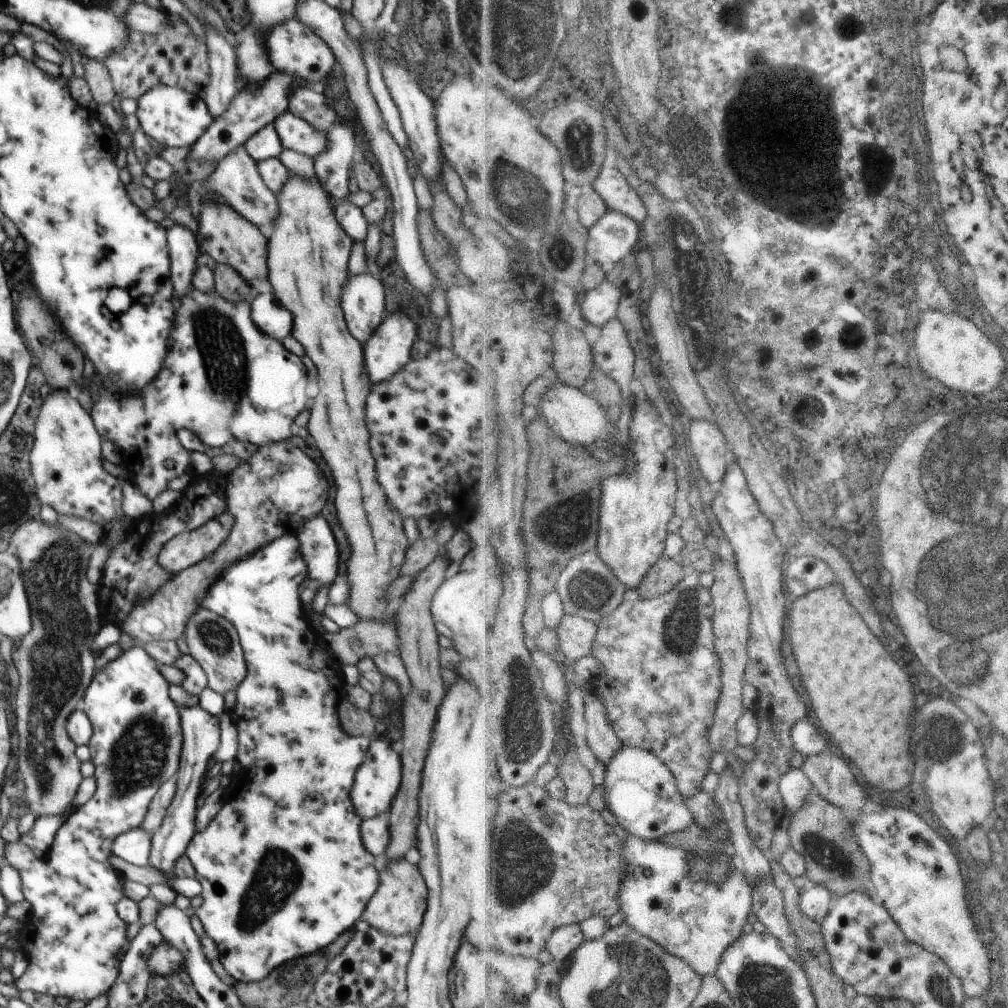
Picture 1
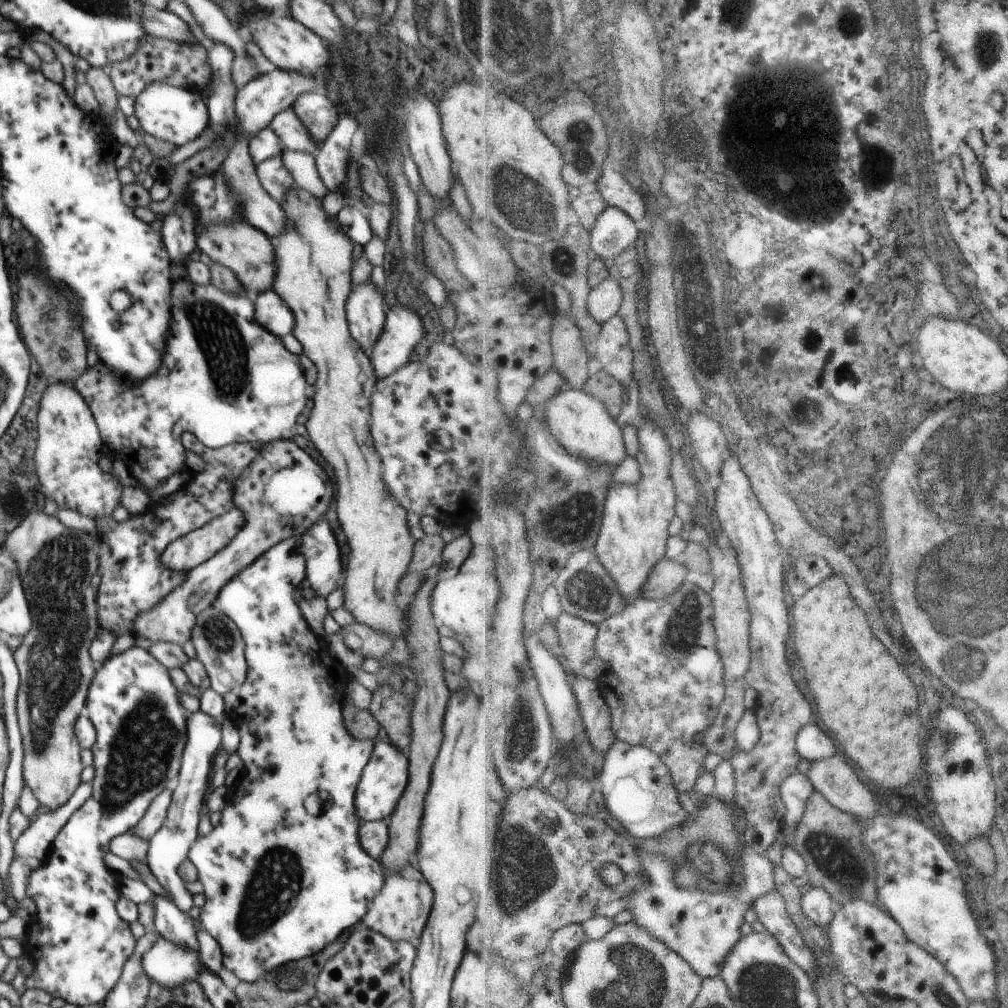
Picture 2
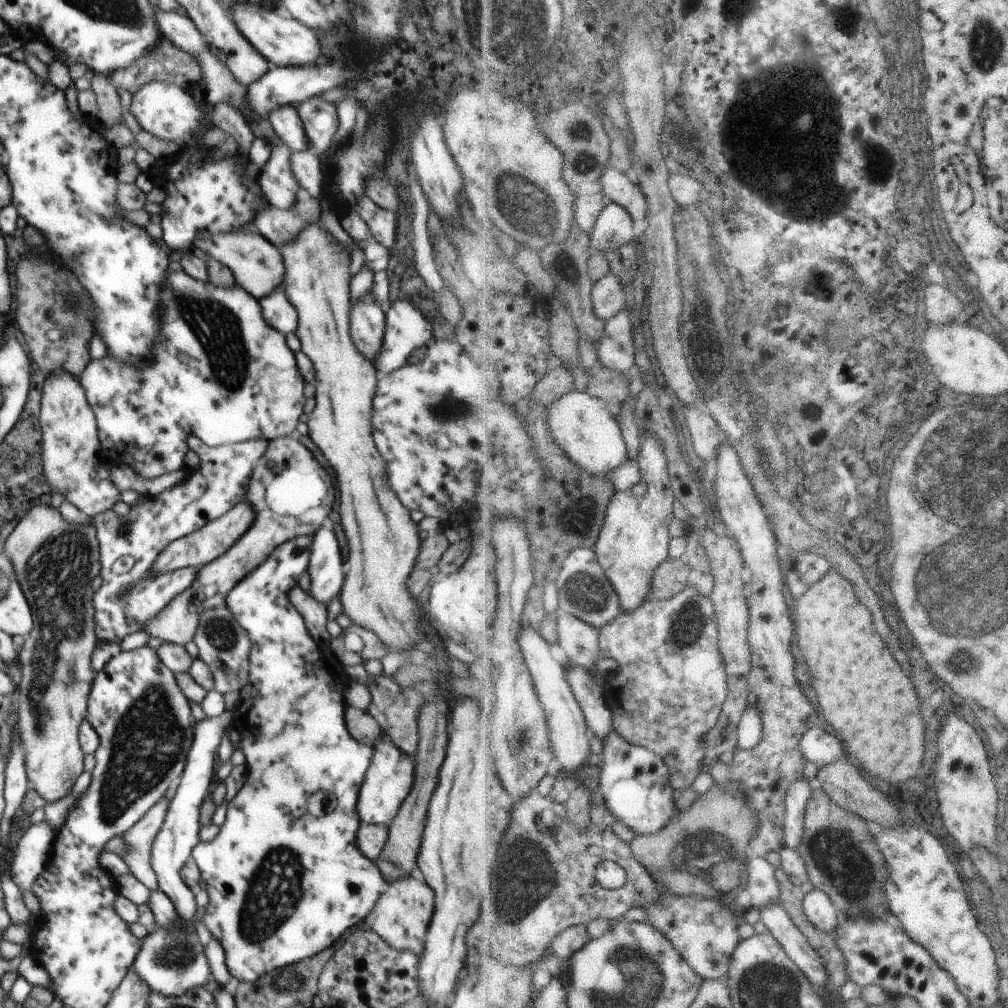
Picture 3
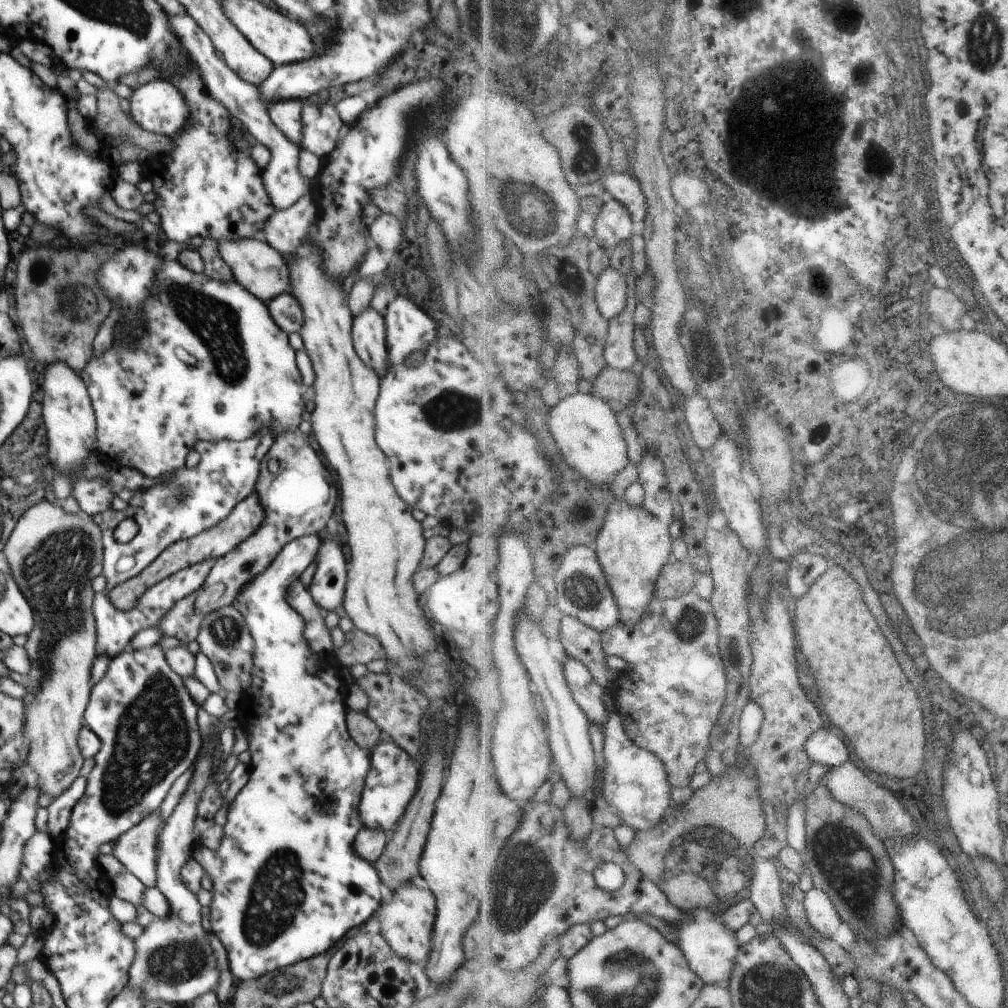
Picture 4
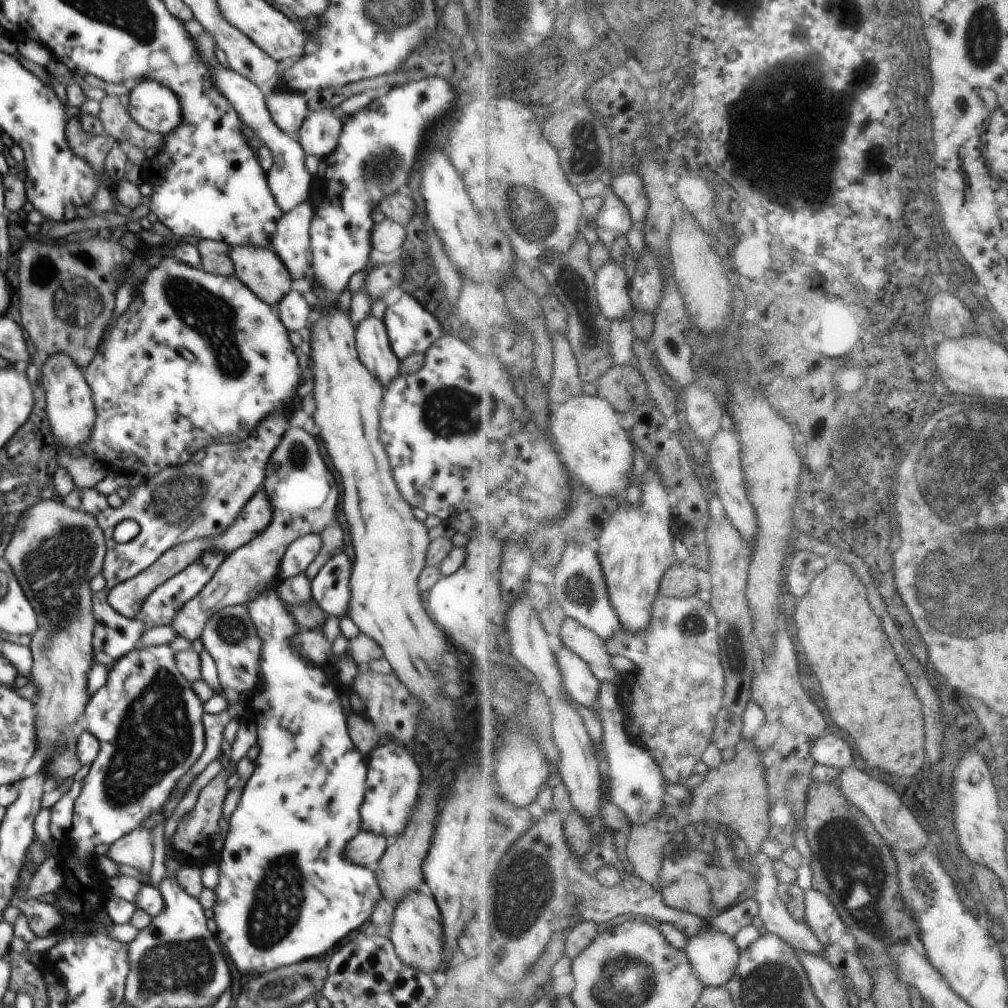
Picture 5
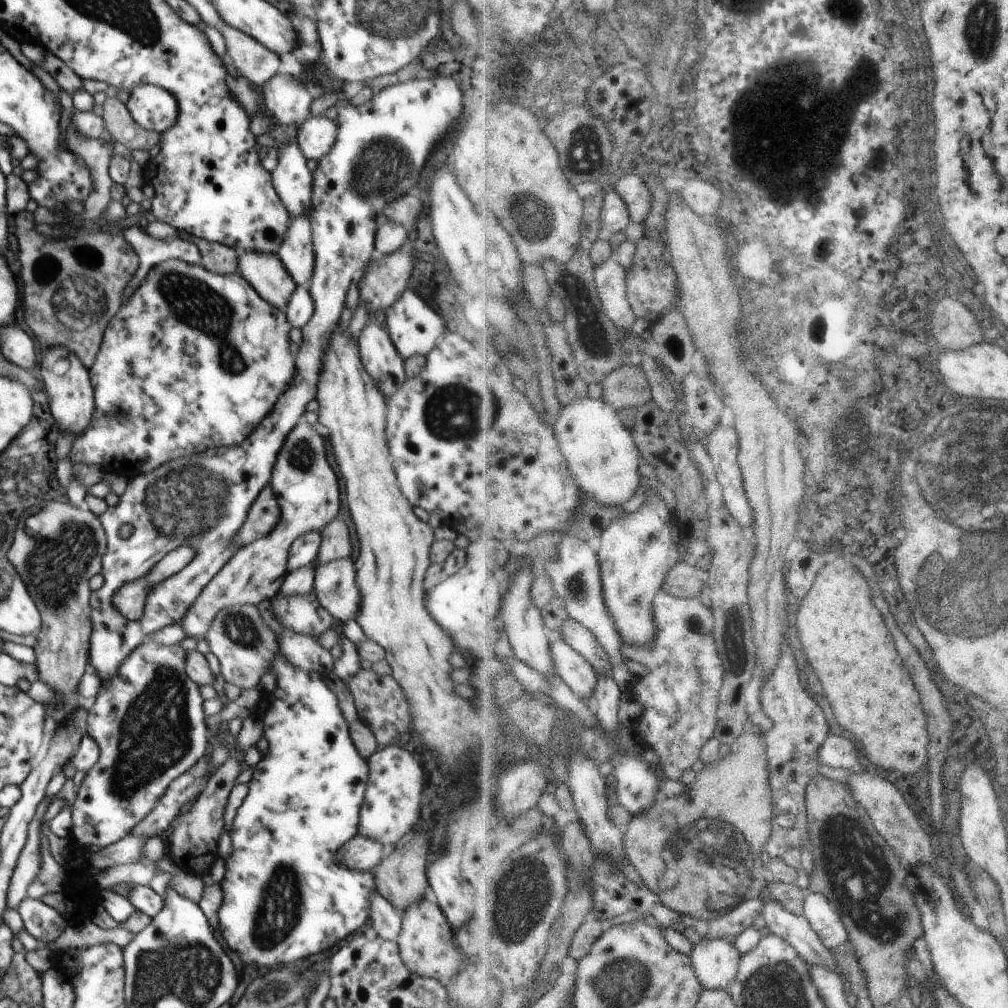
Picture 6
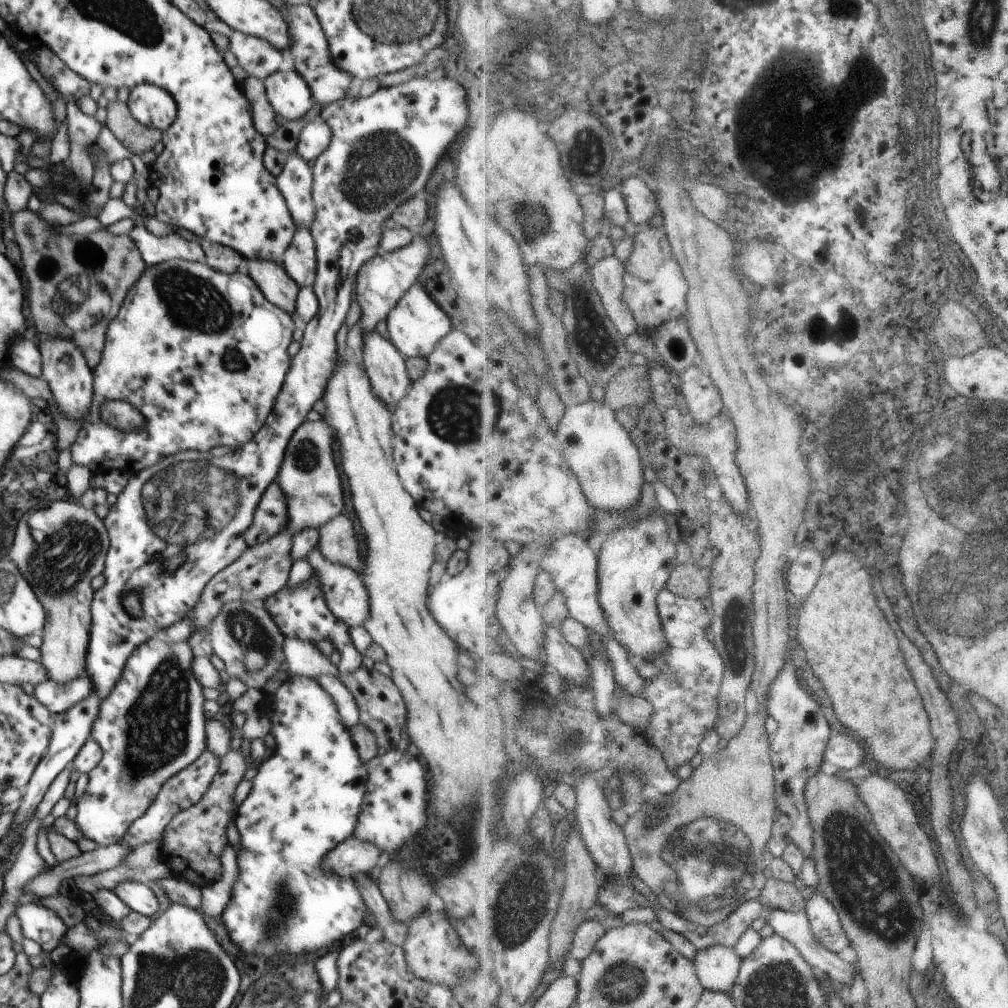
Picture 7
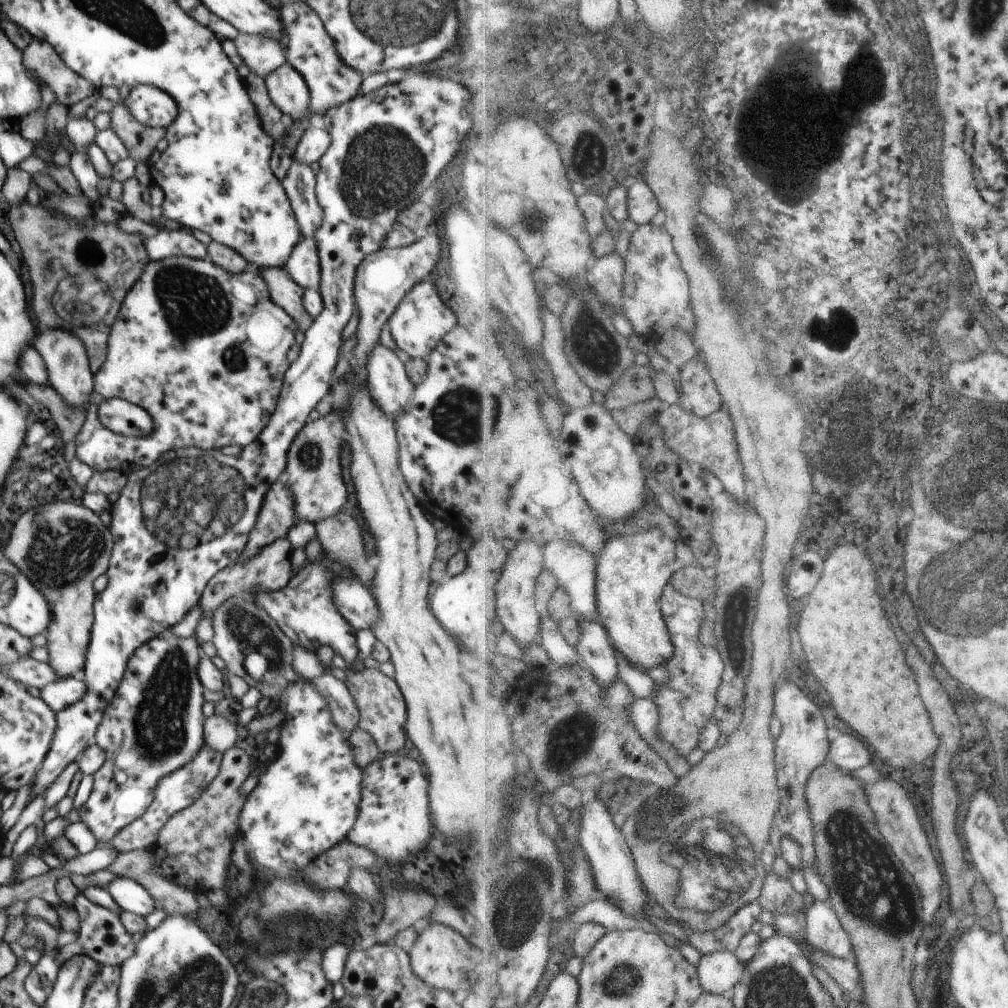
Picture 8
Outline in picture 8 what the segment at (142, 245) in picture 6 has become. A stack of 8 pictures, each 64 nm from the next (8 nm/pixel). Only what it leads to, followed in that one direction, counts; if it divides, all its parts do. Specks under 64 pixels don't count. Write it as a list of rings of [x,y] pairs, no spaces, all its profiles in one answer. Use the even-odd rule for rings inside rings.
[[[164,228],[156,236],[144,238],[144,248],[152,260],[164,260],[172,256],[186,256],[192,259],[208,259],[206,246],[190,232]]]

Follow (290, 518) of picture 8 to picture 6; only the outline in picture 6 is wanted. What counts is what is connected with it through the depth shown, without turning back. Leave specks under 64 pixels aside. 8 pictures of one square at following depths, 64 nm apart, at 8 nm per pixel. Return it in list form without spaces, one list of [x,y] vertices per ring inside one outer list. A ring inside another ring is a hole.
[[[268,484],[262,488],[258,498],[254,500],[252,508],[248,510],[246,522],[242,524],[242,528],[238,530],[238,534],[232,542],[243,547],[256,542],[258,538],[266,538],[280,522],[280,516],[282,516],[280,504],[276,500],[272,486]]]

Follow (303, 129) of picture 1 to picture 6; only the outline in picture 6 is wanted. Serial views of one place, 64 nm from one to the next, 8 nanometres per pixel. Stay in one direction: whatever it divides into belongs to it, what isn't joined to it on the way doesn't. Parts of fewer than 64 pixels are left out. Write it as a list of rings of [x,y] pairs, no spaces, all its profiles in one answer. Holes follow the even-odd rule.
[[[290,74],[274,75],[261,86],[261,92],[275,125],[299,127],[308,118],[314,99],[302,78]]]

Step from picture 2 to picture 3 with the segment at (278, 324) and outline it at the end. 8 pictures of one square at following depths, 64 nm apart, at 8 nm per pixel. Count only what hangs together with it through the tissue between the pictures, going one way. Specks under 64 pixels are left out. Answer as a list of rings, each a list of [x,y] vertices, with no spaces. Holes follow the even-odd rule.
[[[274,290],[266,298],[260,298],[258,304],[262,306],[262,316],[274,330],[282,334],[290,334],[298,326],[296,310],[286,300],[282,290]]]

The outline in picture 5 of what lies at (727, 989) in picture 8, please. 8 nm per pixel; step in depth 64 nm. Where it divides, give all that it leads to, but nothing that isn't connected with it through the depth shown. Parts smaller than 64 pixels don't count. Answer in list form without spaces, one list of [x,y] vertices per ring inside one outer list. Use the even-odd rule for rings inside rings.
[[[714,926],[688,939],[686,951],[706,987],[727,987],[735,979],[743,952],[736,940]]]

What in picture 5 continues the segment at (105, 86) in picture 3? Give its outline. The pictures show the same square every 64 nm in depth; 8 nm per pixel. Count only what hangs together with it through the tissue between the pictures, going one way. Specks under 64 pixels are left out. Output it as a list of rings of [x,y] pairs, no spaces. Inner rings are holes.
[[[106,95],[99,102],[98,118],[103,122],[105,133],[129,146],[137,146],[143,150],[154,148],[157,153],[164,148],[164,137],[159,133],[143,129],[130,116],[118,99],[119,96]]]

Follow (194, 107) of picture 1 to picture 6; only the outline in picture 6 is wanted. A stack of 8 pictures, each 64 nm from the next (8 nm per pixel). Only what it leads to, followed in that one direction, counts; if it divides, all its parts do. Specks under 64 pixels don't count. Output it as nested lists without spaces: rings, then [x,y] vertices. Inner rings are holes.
[[[141,83],[131,89],[126,105],[132,118],[143,128],[161,134],[178,118],[176,97],[164,87]]]

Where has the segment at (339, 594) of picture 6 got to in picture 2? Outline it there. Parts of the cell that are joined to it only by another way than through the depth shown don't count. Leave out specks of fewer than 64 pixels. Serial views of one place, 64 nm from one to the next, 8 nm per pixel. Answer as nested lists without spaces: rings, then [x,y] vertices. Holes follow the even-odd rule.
[[[322,520],[305,530],[300,537],[306,560],[306,582],[316,596],[328,598],[340,586],[338,582],[344,572],[336,538],[330,526]]]

